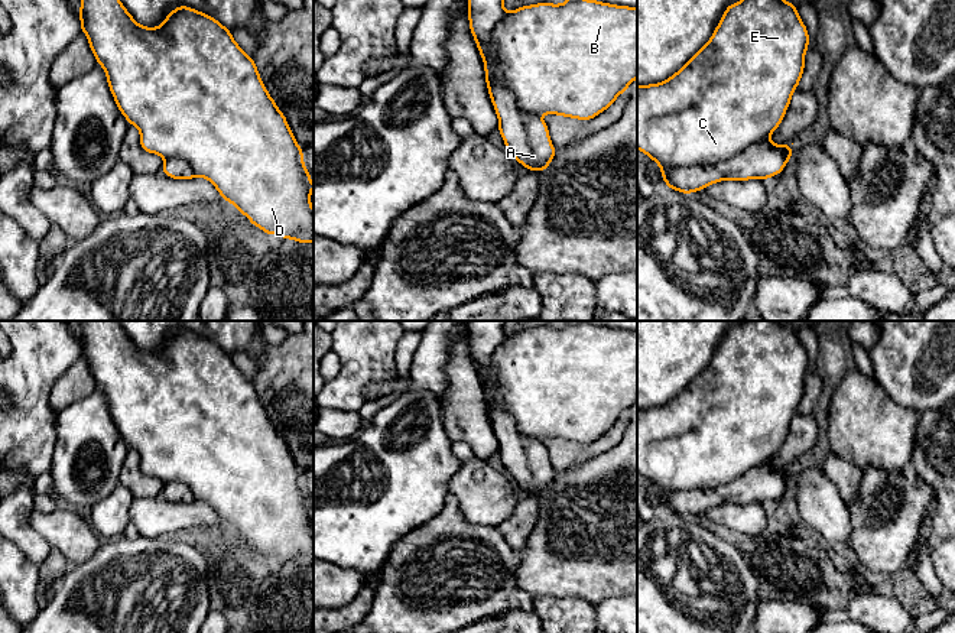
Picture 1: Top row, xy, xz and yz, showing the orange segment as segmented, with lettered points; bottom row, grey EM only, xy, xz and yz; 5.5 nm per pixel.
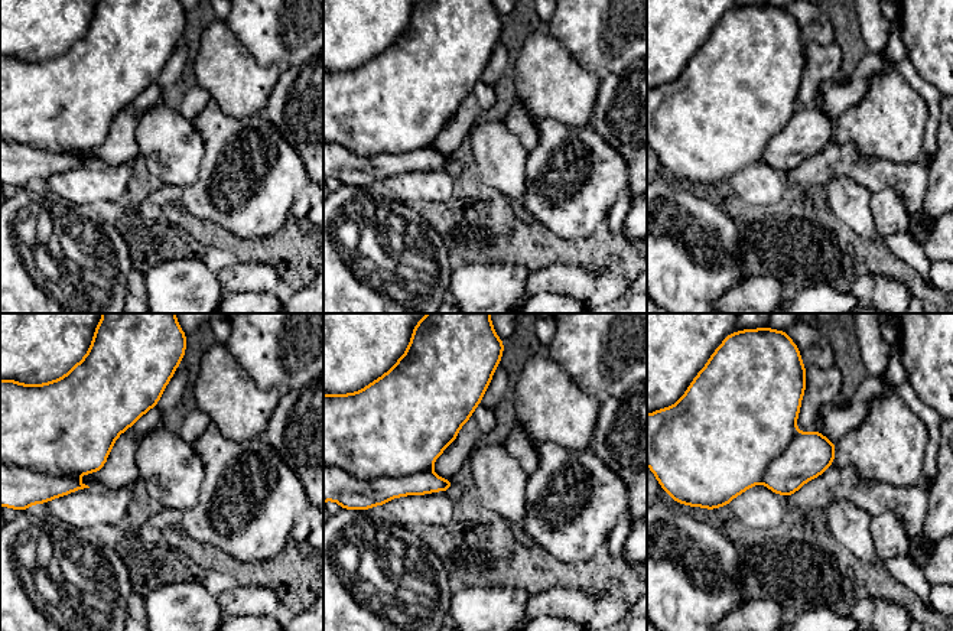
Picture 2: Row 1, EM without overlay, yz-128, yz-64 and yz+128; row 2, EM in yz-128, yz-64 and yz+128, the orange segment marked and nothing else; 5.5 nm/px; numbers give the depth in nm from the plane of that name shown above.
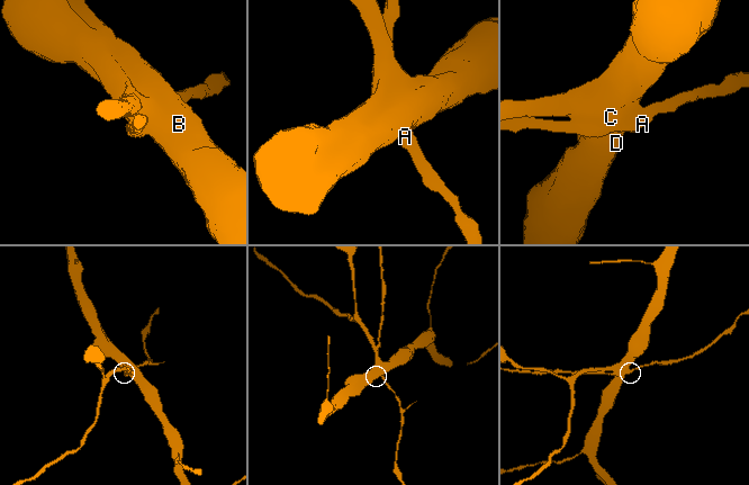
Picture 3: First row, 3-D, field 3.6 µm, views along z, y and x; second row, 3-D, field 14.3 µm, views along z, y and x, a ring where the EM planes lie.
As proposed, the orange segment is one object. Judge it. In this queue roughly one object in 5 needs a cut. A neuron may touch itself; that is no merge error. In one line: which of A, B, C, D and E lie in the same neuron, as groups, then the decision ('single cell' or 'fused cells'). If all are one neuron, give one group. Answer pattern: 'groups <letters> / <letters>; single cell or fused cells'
groups A / B C D E; fused cells

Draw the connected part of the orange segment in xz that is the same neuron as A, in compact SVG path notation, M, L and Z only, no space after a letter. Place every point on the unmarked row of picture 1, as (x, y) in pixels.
M494 405L488 418L498 441L498 455L511 481L527 494L542 497L556 478L546 447L523 435L501 405Z

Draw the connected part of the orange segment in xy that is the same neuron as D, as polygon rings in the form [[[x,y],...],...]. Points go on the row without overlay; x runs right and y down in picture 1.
[[[81,321],[81,334],[78,335],[78,340],[81,343],[81,356],[87,358],[91,376],[107,399],[107,406],[116,428],[129,448],[139,452],[140,470],[144,475],[156,477],[165,484],[170,481],[185,483],[196,500],[208,503],[221,517],[224,525],[234,528],[253,549],[262,552],[269,561],[272,556],[277,556],[282,564],[293,562],[298,567],[314,565],[314,533],[311,528],[314,506],[309,503],[311,496],[303,487],[303,474],[296,467],[285,438],[276,431],[276,425],[269,419],[253,382],[237,369],[231,360],[231,354],[224,351],[212,340],[188,330],[173,332],[159,351],[144,351],[131,341],[117,321]]]

